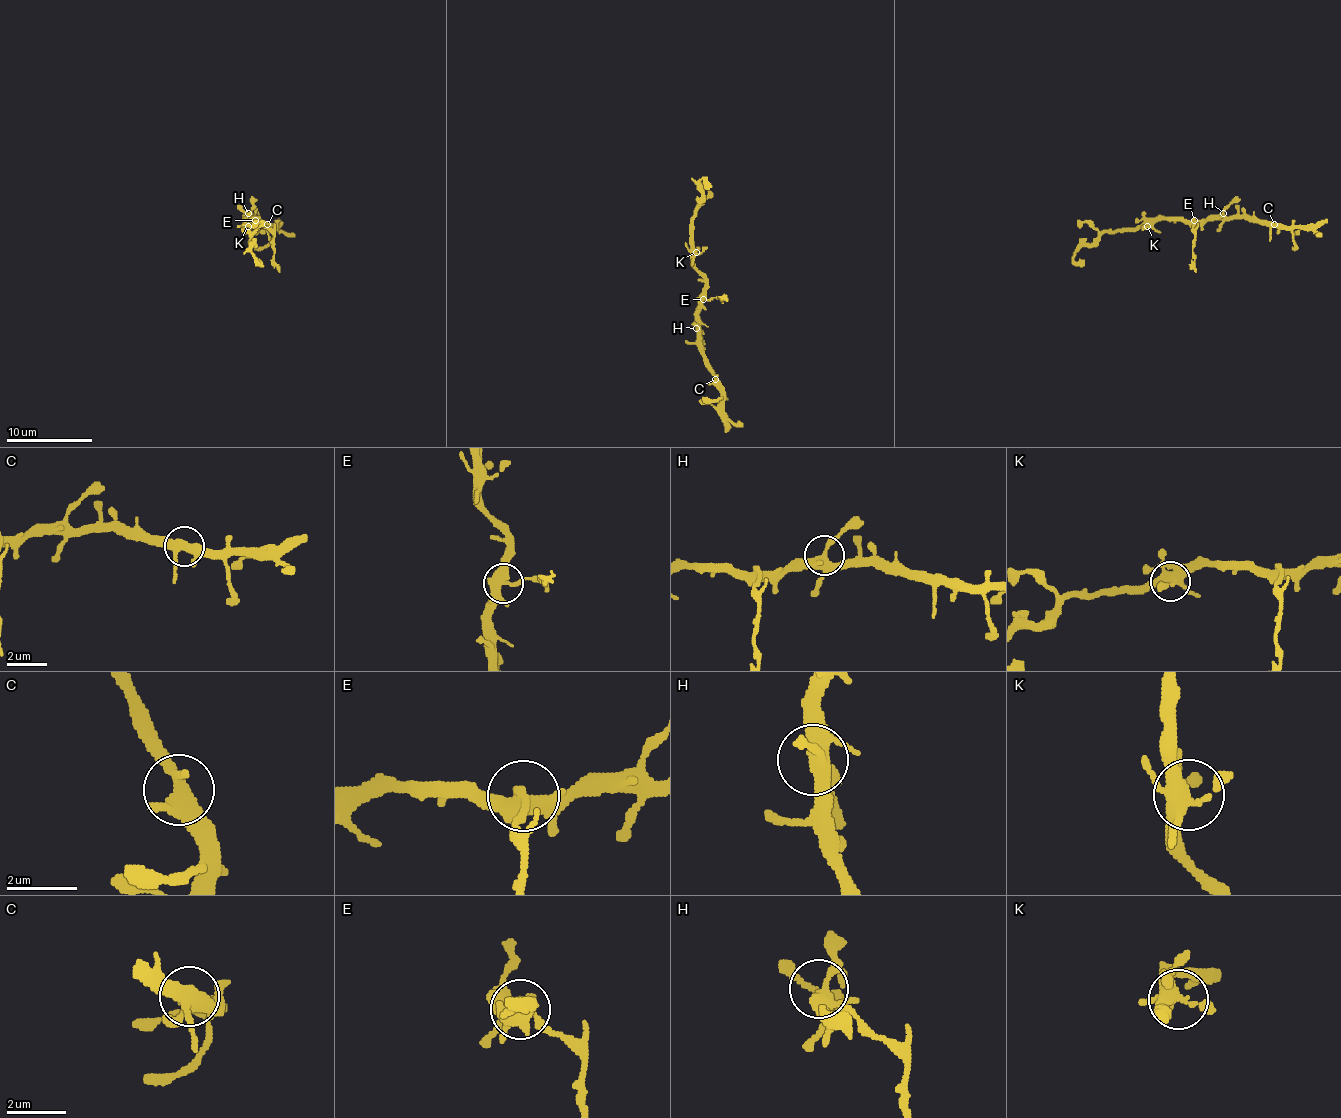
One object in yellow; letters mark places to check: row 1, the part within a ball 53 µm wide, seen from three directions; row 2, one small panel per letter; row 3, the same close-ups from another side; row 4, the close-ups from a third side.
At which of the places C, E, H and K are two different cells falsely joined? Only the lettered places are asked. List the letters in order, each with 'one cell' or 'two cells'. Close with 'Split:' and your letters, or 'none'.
C: one cell
E: two cells
H: one cell
K: one cell
Split: E

